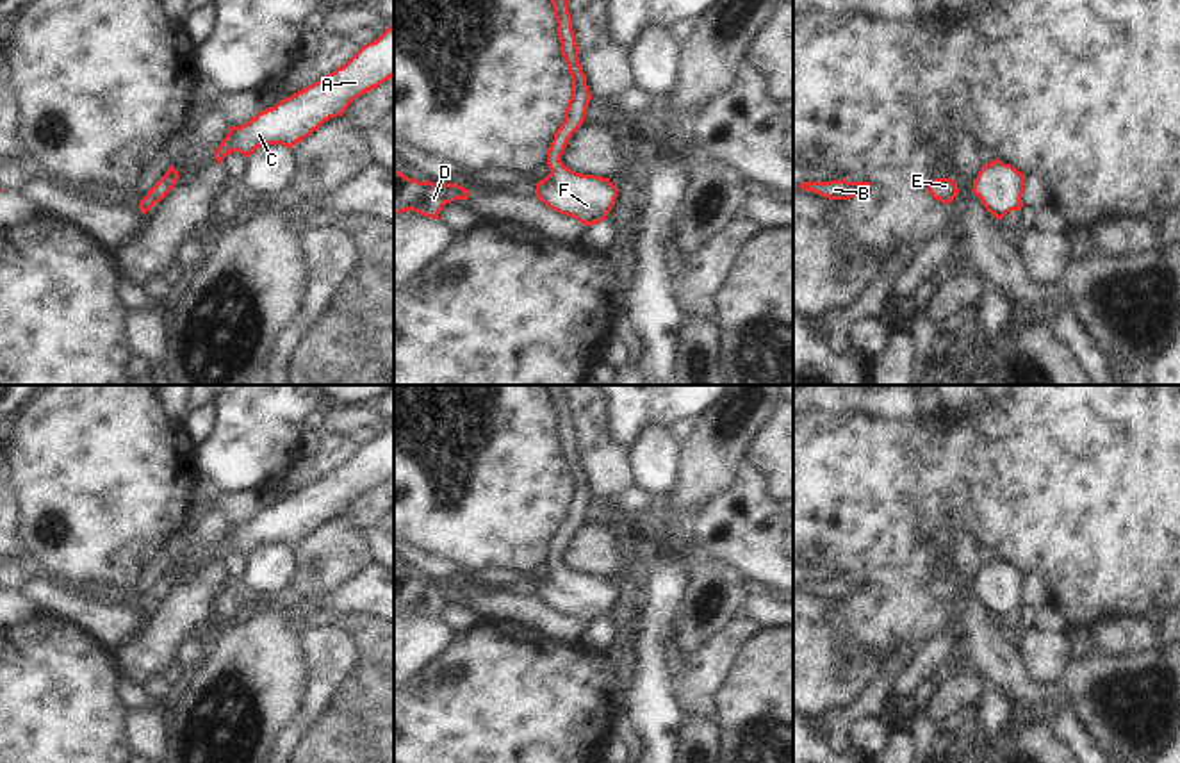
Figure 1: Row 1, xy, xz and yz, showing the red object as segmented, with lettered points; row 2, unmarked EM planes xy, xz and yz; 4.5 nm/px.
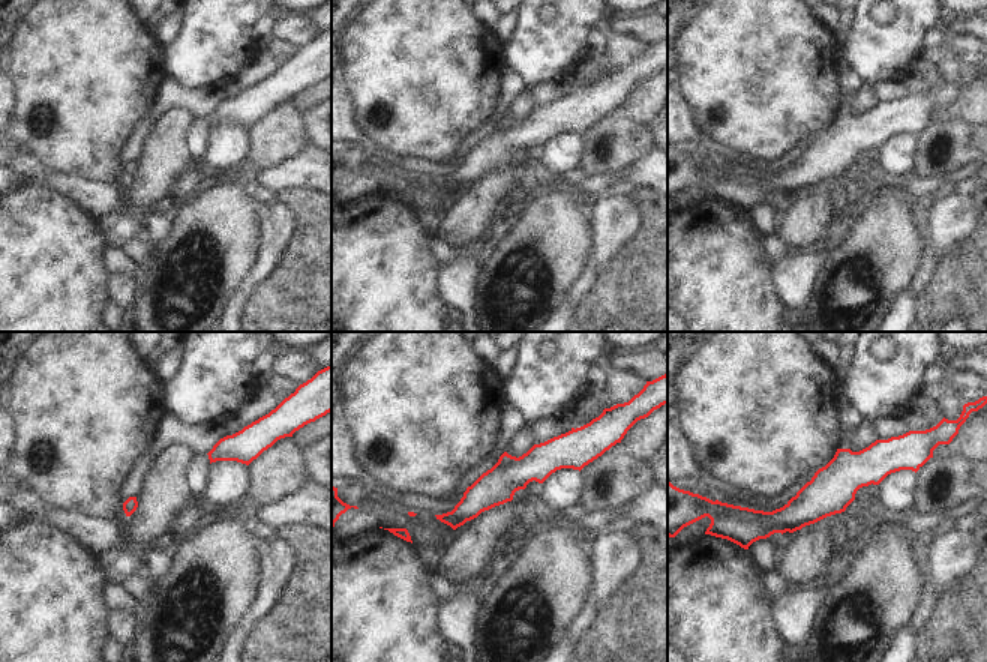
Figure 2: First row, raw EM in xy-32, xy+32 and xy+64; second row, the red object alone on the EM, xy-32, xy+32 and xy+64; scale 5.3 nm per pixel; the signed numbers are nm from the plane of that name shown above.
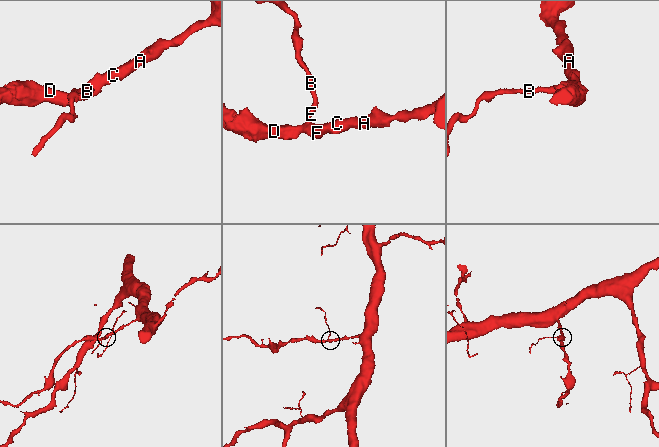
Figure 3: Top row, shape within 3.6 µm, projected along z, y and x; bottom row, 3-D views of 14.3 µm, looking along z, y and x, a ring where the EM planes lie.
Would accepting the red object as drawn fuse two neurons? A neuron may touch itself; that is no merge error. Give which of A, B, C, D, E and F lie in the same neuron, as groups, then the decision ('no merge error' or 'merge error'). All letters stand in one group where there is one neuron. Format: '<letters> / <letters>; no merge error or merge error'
A B C D E F; no merge error

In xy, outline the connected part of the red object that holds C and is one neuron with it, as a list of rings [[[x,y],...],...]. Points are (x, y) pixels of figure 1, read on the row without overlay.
[[[394,424],[340,467],[305,488],[258,512],[241,526],[230,526],[214,551],[223,558],[239,551],[246,558],[260,546],[292,547],[330,517],[342,515],[349,503],[394,476]]]

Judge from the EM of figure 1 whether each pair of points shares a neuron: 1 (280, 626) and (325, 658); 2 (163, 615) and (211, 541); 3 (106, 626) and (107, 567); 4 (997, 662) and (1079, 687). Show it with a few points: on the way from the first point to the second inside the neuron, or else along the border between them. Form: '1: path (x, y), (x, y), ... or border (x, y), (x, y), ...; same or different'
1: border (300, 628), (305, 680); different
2: path (180, 598), (198, 580), (198, 558); same
3: border (98, 599), (134, 605), (138, 608); different
4: path (1016, 681), (1027, 692), (1059, 690); same

